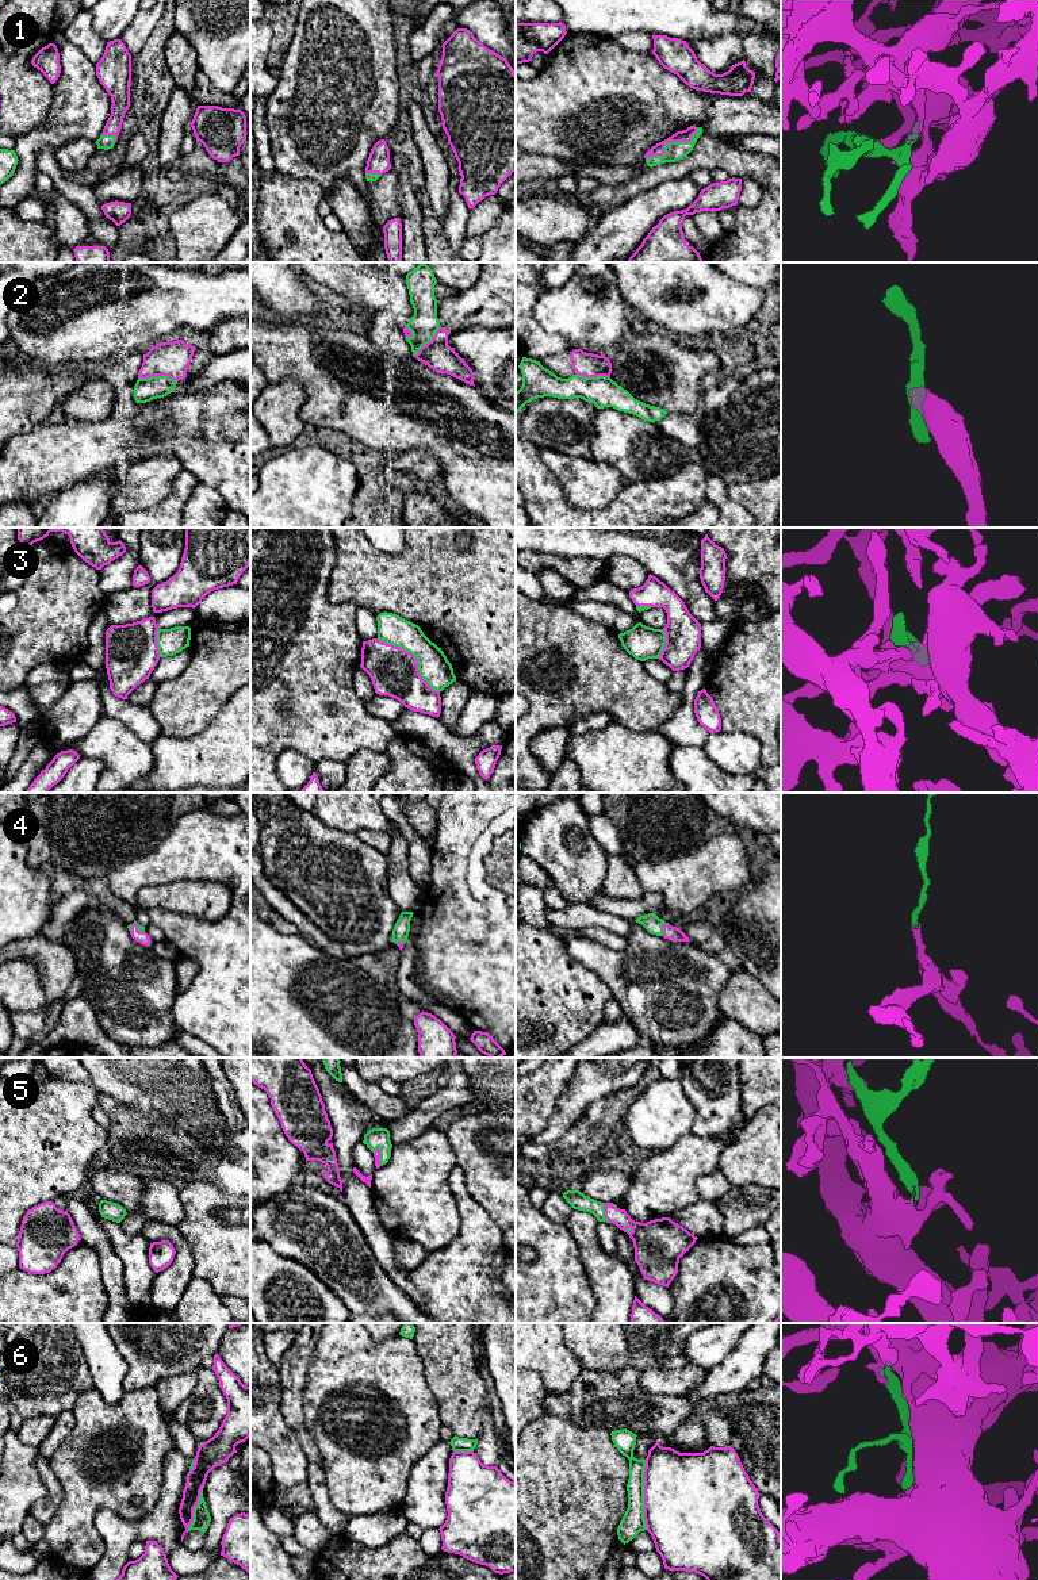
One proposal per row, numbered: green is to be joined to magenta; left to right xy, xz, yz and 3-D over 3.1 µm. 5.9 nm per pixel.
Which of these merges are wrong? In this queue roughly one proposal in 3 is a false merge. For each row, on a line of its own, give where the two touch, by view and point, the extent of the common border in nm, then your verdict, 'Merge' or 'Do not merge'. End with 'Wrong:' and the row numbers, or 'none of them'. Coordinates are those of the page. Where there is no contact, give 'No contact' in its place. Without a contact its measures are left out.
1: Touches magenta at yz (670, 141). Shared border 360 nm. Merge
2: Touches magenta at xy (157, 375). Shared border 240 nm. Do not merge
3: Touches magenta at xz (414, 656). Shared border 500 nm. Merge
4: Touches magenta at yz (663, 928). Shared border 90 nm. Merge
5: Touches magenta at xz (379, 1155). Shared border 120 nm. Merge
6: Touches magenta at yz (644, 1495). Shared border 420 nm. Merge
Wrong: 2

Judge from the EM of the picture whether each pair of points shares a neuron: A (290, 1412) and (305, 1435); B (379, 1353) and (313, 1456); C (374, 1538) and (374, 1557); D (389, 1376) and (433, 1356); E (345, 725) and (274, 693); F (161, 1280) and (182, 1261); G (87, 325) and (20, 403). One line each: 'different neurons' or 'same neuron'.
A: same neuron
B: different neurons
C: different neurons
D: different neurons
E: same neuron
F: same neuron
G: different neurons

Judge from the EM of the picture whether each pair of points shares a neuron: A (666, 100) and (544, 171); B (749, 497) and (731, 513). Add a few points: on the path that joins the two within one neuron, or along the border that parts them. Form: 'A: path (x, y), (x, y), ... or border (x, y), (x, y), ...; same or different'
A: border (529, 153), (552, 154), (574, 165), (592, 164); different
B: border (727, 486), (727, 494), (751, 513); different

